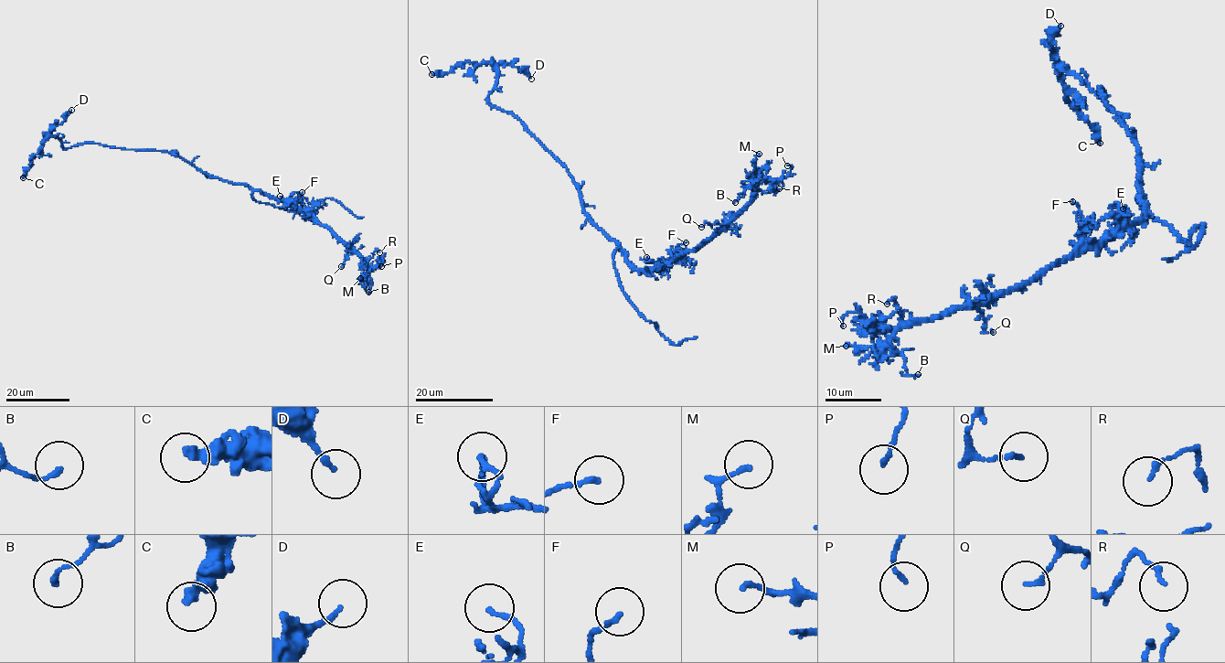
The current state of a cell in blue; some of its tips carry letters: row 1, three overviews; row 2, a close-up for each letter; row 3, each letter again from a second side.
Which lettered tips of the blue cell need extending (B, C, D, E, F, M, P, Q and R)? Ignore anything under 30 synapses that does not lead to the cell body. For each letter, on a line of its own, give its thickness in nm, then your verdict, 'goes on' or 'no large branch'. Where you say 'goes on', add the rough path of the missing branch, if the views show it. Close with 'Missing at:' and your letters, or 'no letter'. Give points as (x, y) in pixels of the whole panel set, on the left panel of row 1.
B: 130 nm thick; no large branch
C: 320 nm thick; no large branch
D: 150 nm thick; no large branch
E: 130 nm thick; no large branch
F: 130 nm thick; no large branch
M: 130 nm thick; no large branch
P: 100 nm thick; no large branch
Q: 120 nm thick; no large branch
R: 130 nm thick; no large branch
Missing at: no letter

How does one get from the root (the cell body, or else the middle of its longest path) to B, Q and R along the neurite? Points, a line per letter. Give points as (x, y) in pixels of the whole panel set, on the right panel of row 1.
B: (1137, 182), (1142, 219), (997, 296), (909, 322), (893, 334), (889, 345), (903, 358), (905, 370), (918, 374)
Q: (1137, 182), (1145, 208), (1142, 219), (978, 304), (985, 330), (993, 332)
R: (1137, 182), (1145, 208), (1142, 219), (1006, 291), (924, 320), (901, 322), (894, 299), (887, 304)

